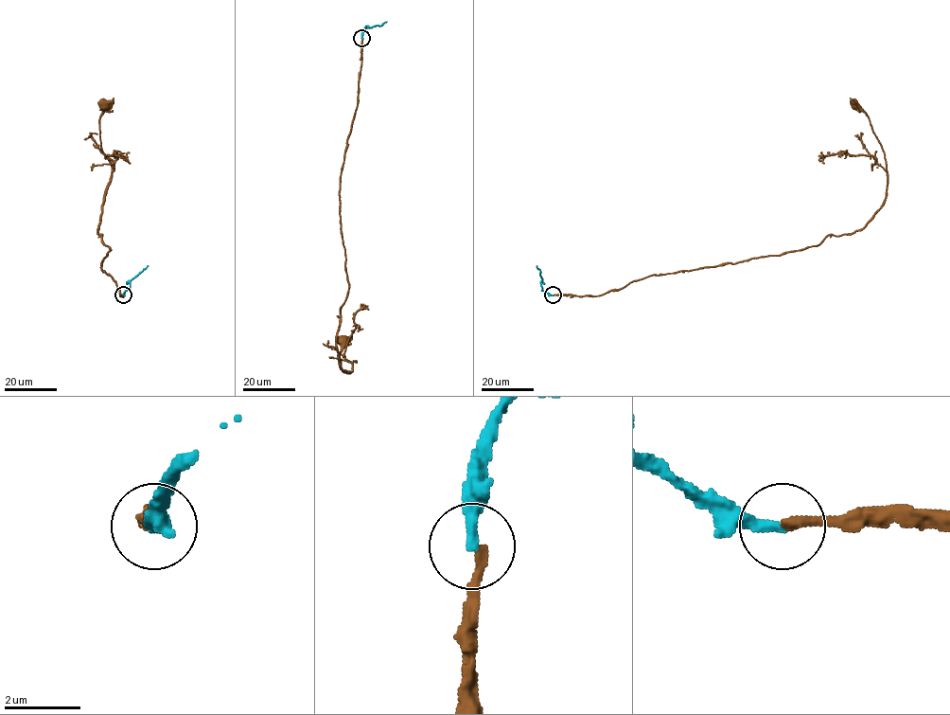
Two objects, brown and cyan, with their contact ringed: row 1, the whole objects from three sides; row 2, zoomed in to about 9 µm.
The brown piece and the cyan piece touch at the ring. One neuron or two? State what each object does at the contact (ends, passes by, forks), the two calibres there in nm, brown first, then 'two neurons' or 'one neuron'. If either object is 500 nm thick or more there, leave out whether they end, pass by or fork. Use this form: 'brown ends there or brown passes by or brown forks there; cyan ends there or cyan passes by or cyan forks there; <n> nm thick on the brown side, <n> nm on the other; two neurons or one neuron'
brown ends there; cyan ends there; 260 nm thick on the brown side, 280 nm on the other; two neurons

